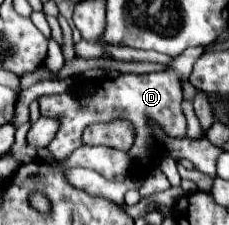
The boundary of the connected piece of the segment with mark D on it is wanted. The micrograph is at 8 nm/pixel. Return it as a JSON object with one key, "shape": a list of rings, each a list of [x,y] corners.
{"shape":[[[192,46],[174,62],[170,64],[170,70],[156,72],[156,74],[122,74],[118,78],[102,78],[102,80],[86,80],[74,92],[66,94],[52,94],[52,96],[40,96],[38,98],[39,111],[41,116],[46,118],[58,118],[58,140],[52,140],[48,144],[50,154],[56,160],[66,160],[76,148],[82,146],[82,132],[86,126],[94,122],[110,122],[110,118],[124,118],[130,120],[136,128],[136,142],[128,150],[128,158],[134,164],[136,172],[150,172],[150,168],[144,165],[144,158],[148,154],[148,146],[151,141],[156,142],[150,124],[158,124],[164,134],[172,138],[186,138],[186,118],[180,108],[182,100],[182,88],[180,78],[188,76],[192,72],[194,62],[204,54],[204,46]]]}

